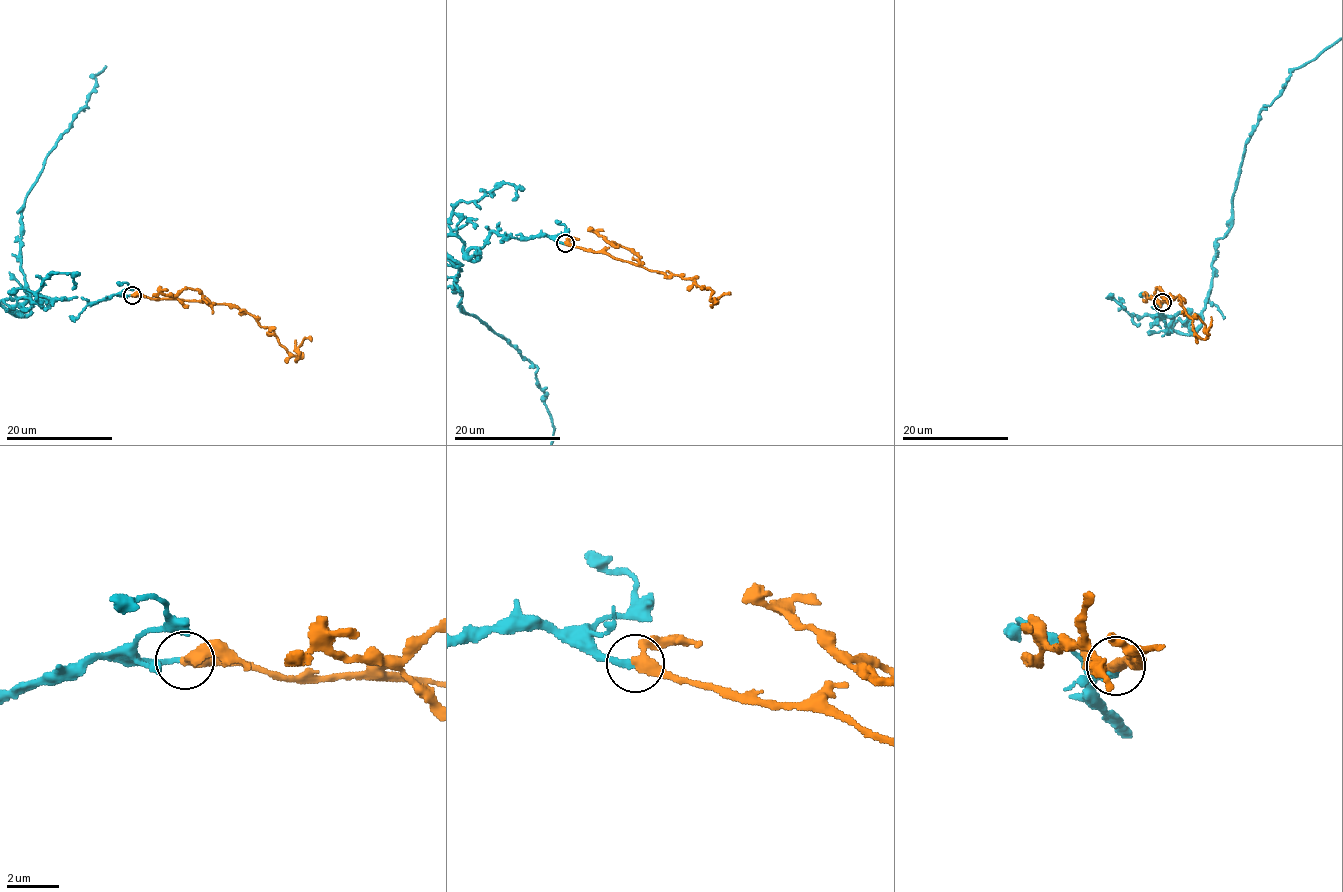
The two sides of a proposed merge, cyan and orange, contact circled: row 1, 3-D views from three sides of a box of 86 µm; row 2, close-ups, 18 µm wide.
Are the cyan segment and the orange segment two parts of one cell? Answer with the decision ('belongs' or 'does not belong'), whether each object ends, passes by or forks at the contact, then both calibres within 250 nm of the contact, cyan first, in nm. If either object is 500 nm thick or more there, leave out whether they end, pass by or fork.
belongs; cyan ends; orange passes by; calibres 240 and 360 nm

